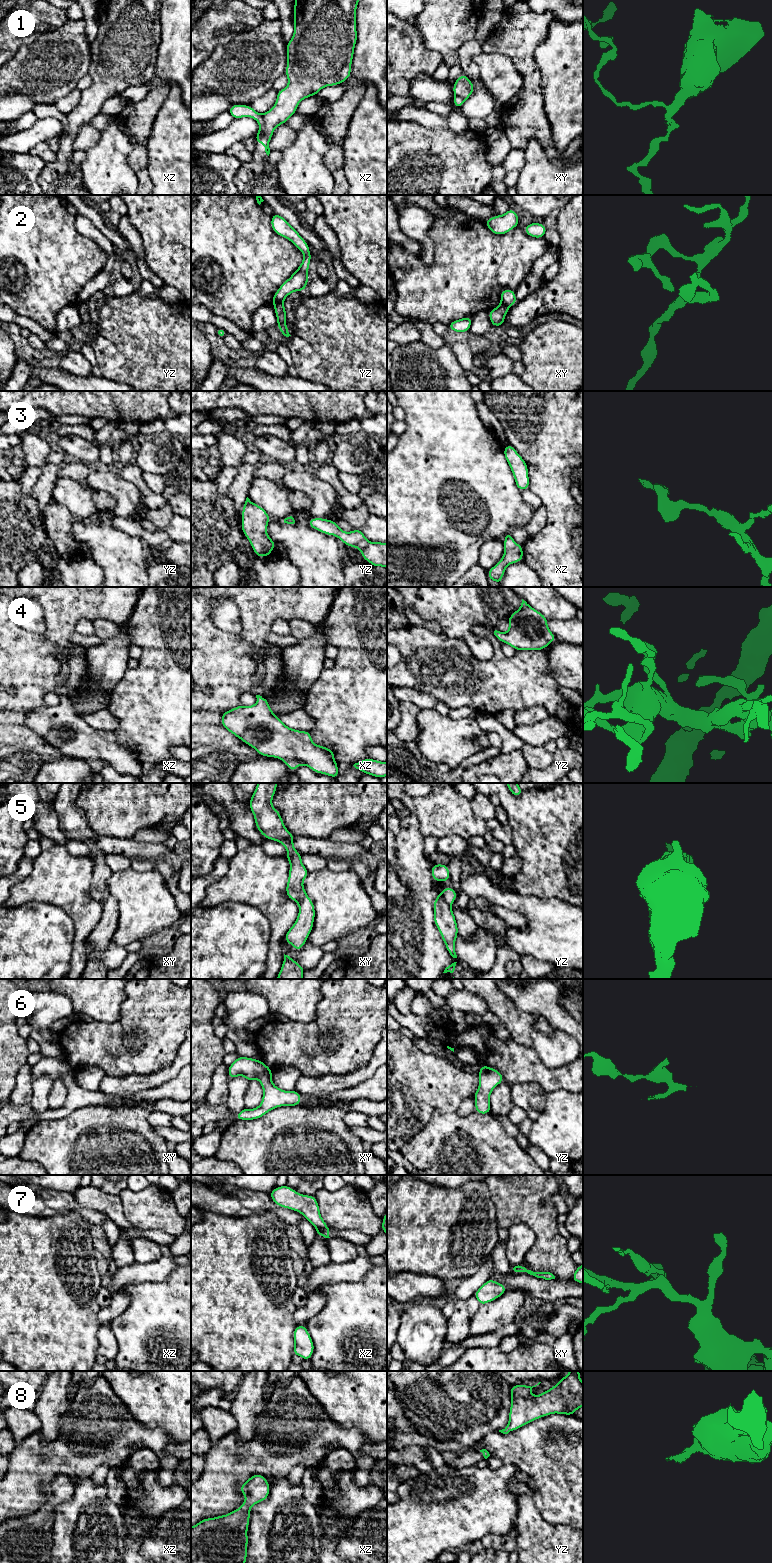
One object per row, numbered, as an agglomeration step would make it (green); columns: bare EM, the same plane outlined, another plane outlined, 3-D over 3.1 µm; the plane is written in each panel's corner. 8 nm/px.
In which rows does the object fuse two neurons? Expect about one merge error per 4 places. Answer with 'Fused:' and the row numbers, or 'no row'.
Fused: 1, 2, 7

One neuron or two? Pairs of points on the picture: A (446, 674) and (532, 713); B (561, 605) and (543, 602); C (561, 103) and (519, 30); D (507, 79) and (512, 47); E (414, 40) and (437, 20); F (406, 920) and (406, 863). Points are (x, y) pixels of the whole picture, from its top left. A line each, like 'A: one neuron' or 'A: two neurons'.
A: two neurons
B: one neuron
C: two neurons
D: two neurons
E: two neurons
F: one neuron

